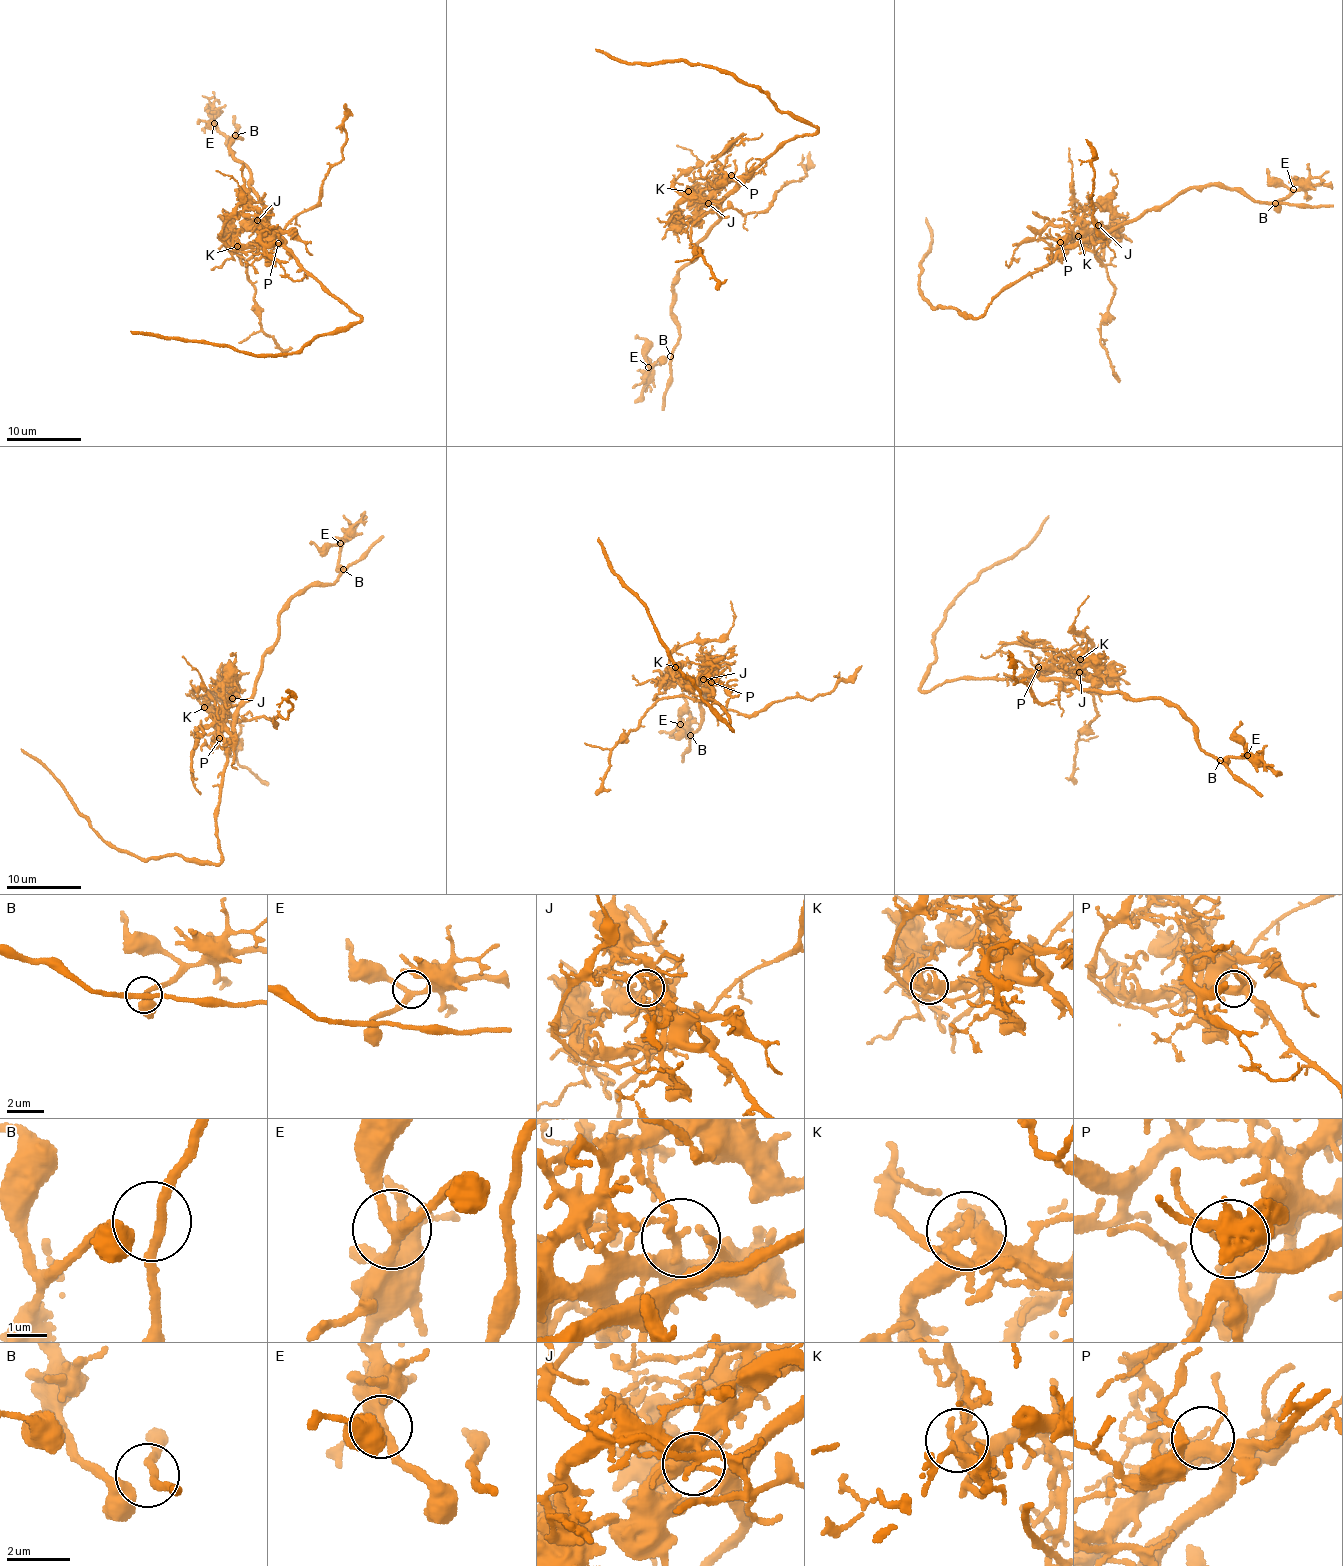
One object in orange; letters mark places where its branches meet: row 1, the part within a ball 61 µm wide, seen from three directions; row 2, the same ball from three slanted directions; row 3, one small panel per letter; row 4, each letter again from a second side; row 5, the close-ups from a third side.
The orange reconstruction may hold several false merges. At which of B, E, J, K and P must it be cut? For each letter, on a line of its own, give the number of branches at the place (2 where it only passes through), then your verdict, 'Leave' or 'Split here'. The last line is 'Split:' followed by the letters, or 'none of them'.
B: Branches: 3. Leave
E: Branches: 3. Leave
J: Branches: 3. Leave
K: Branches: 4. Split here
P: Branches: 4. Leave
Split: K

